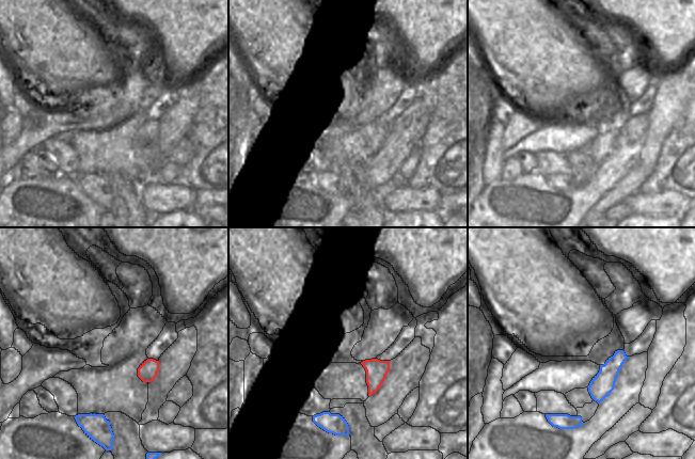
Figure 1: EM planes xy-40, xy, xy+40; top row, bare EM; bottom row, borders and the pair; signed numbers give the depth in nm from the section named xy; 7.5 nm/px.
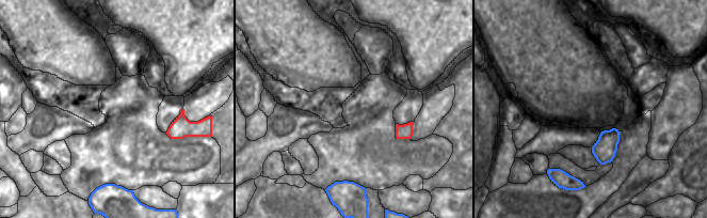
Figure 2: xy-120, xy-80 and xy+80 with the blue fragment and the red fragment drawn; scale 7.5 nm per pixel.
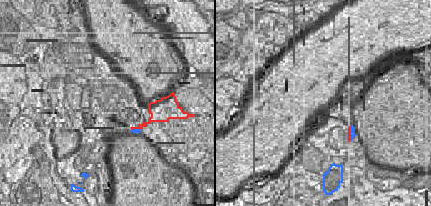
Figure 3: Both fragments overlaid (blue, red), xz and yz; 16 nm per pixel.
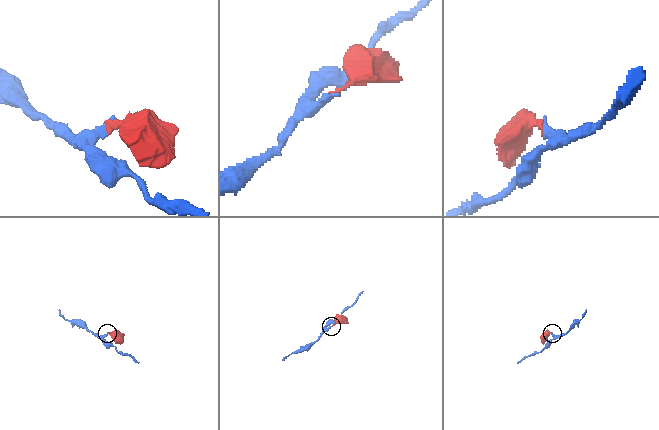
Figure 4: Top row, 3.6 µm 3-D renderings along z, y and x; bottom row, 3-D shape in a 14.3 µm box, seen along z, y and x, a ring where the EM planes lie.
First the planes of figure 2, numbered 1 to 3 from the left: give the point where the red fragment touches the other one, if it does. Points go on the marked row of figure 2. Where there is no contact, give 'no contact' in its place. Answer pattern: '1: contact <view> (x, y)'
1: no contact
2: no contact
3: no contact

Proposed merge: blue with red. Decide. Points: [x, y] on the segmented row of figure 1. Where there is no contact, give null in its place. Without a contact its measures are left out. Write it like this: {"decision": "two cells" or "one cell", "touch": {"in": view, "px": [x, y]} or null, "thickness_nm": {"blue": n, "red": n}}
{"decision": "one cell", "touch": null}

